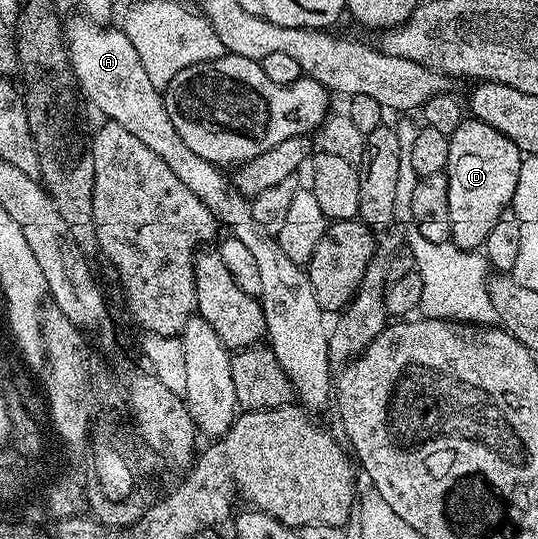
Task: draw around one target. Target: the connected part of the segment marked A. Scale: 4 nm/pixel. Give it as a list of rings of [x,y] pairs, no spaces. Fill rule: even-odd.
[[[81,20],[81,23],[73,31],[68,31],[69,62],[77,77],[80,93],[84,97],[86,94],[89,97],[90,104],[99,113],[105,114],[101,116],[115,124],[123,124],[123,128],[127,128],[127,132],[131,132],[131,136],[143,140],[143,144],[147,144],[147,148],[151,148],[151,152],[155,152],[157,156],[163,159],[167,166],[171,168],[171,172],[175,172],[175,176],[179,176],[179,180],[183,180],[183,184],[187,184],[187,188],[191,188],[191,192],[195,192],[195,196],[199,196],[199,200],[203,200],[205,207],[217,217],[218,223],[224,229],[226,226],[232,237],[238,238],[243,244],[247,244],[247,248],[251,250],[251,256],[255,259],[255,264],[258,265],[259,276],[262,277],[263,281],[263,292],[259,296],[259,301],[267,344],[275,358],[279,360],[284,374],[293,383],[296,399],[309,410],[315,410],[315,408],[325,405],[328,398],[330,401],[333,392],[333,375],[331,376],[333,361],[329,354],[329,330],[327,322],[325,326],[323,320],[325,314],[319,308],[306,269],[300,263],[288,259],[287,254],[283,252],[283,248],[279,246],[276,237],[264,231],[260,223],[257,223],[255,216],[251,213],[250,199],[240,194],[228,177],[224,178],[221,175],[224,174],[222,167],[195,156],[195,152],[191,152],[191,148],[187,148],[187,144],[183,144],[183,136],[179,136],[179,132],[175,132],[175,128],[167,116],[162,91],[151,84],[150,77],[147,76],[143,64],[140,63],[139,55],[135,52],[131,40],[128,39],[121,28],[105,29],[109,28],[88,20]]]

